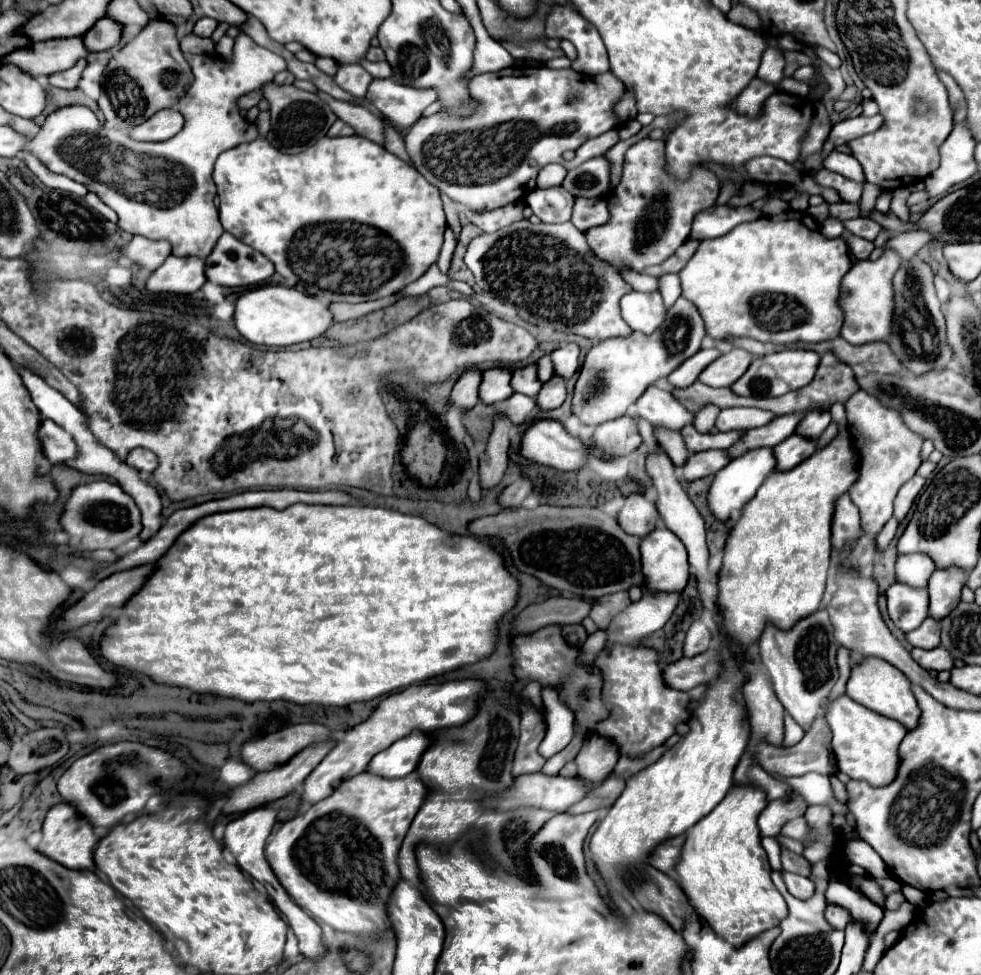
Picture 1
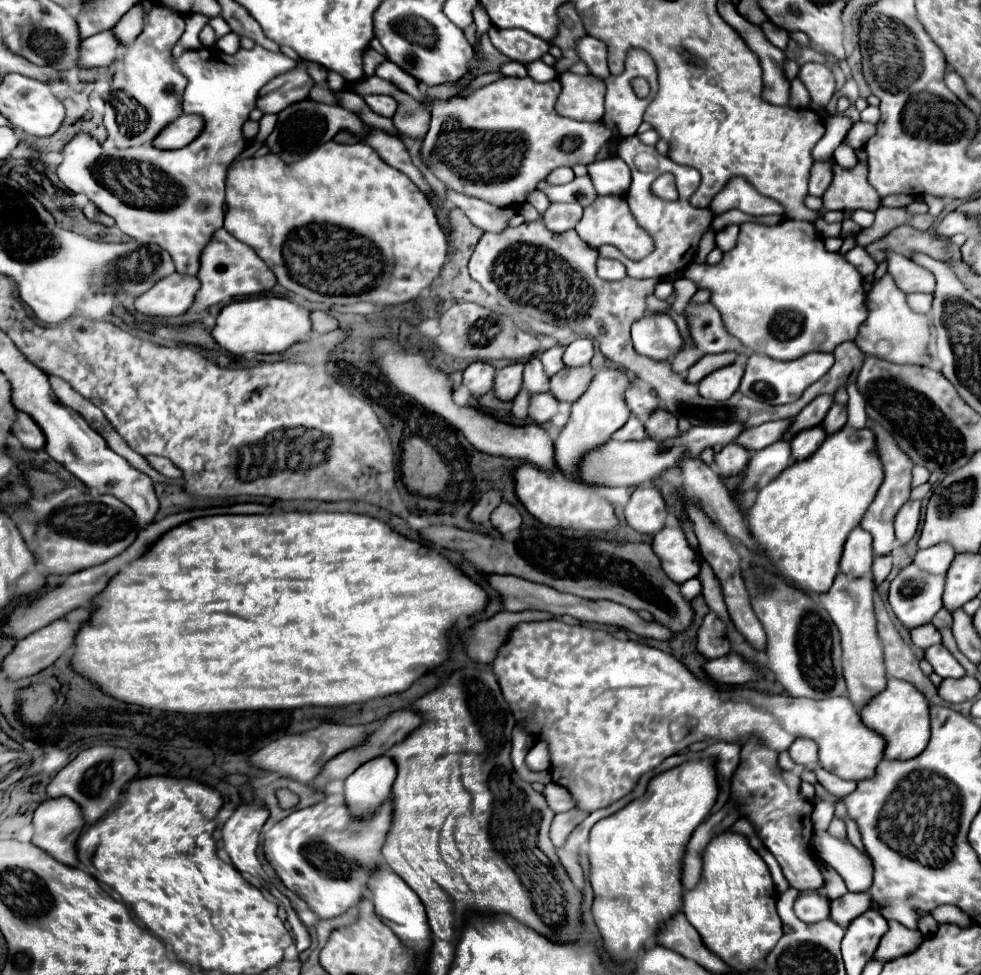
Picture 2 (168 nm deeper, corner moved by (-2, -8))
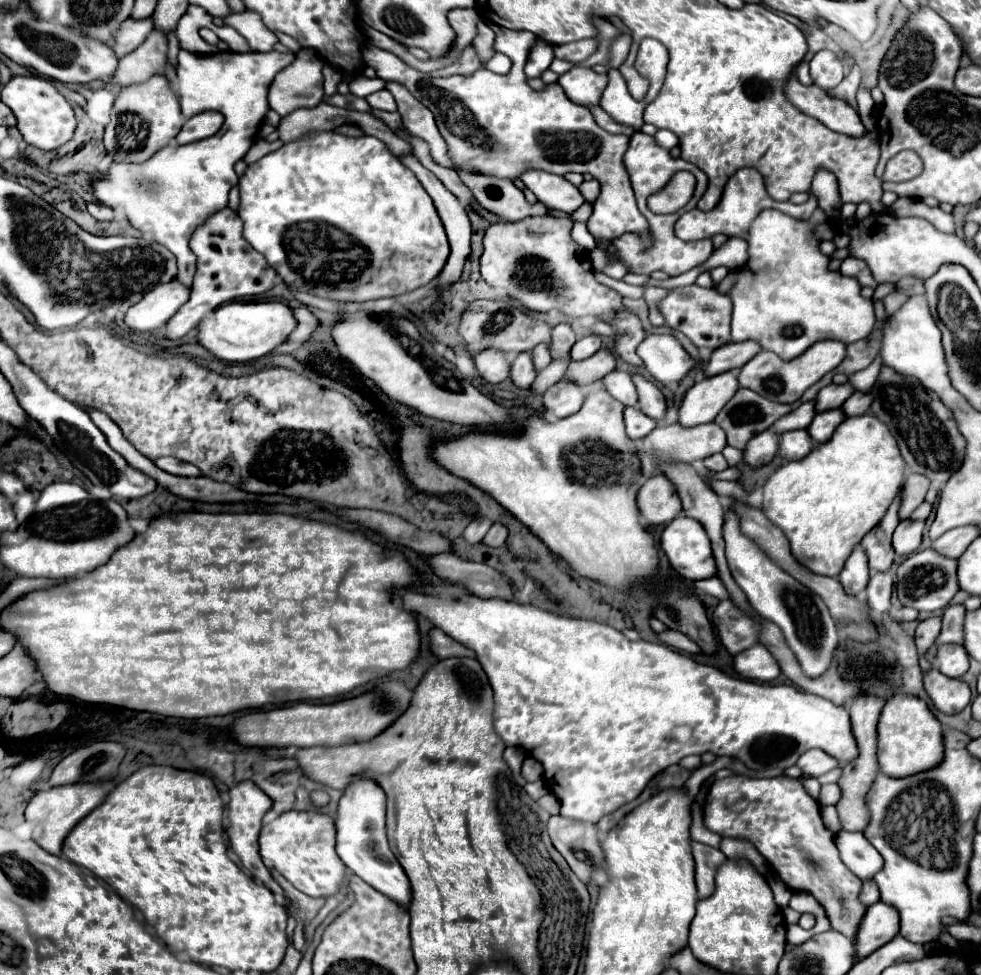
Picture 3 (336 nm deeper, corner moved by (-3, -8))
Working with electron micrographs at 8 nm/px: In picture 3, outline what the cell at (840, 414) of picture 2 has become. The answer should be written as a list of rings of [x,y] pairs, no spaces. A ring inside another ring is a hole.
[[[855,392],[841,408],[847,416],[859,416],[859,414],[865,414],[869,410],[871,402],[873,402],[871,392]]]

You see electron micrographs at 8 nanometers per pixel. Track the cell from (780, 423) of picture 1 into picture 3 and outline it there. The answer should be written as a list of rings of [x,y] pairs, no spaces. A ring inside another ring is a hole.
[[[845,382],[845,384],[841,384],[841,386],[837,386],[837,384],[825,386],[825,388],[817,394],[817,412],[831,410],[831,408],[839,408],[853,392],[855,392],[855,388],[851,386],[851,382]]]

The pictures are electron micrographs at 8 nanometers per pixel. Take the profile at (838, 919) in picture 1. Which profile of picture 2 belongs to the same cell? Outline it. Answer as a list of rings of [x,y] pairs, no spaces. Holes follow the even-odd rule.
[[[866,892],[860,894],[844,894],[836,900],[832,900],[832,908],[830,908],[830,918],[840,924],[842,928],[846,928],[856,916],[860,916],[862,912],[866,912],[870,908],[870,896]]]

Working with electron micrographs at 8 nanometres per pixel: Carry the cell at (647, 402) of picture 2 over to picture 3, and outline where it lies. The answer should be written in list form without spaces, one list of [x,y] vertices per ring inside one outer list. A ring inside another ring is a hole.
[[[613,370],[607,376],[603,376],[599,384],[603,384],[603,388],[615,400],[619,400],[621,404],[625,404],[625,406],[635,406],[637,404],[637,390],[635,390],[635,386],[631,382],[631,376],[627,372]]]

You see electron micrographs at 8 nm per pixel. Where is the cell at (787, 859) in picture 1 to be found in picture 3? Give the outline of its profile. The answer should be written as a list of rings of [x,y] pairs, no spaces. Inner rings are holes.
[[[731,776],[715,780],[705,800],[703,822],[707,830],[719,836],[753,842],[789,890],[811,894],[825,908],[831,930],[855,940],[867,912],[865,904],[857,900],[863,882],[841,864],[837,846],[833,844],[833,832],[823,824],[821,808],[817,800],[805,792],[801,780],[787,776],[763,780]]]

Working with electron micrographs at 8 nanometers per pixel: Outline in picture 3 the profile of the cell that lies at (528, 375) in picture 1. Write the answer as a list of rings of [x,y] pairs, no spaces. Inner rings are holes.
[[[539,344],[537,348],[533,348],[533,362],[537,370],[543,370],[549,362],[551,362],[551,354],[549,354],[549,346],[547,344]]]

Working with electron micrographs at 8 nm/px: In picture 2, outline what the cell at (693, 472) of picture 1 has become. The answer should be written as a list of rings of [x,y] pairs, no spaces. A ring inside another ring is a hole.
[[[728,444],[720,452],[714,454],[714,464],[720,476],[736,476],[740,474],[750,460],[750,452],[738,444]]]

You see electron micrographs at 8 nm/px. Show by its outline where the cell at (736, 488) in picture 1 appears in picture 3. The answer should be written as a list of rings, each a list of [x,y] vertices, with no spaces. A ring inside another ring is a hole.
[[[791,430],[781,434],[781,450],[785,452],[787,460],[801,460],[815,448],[815,440],[809,436],[807,430]]]

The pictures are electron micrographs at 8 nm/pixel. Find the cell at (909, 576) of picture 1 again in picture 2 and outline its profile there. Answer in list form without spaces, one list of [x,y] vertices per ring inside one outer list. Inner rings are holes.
[[[938,544],[926,550],[918,550],[914,556],[914,564],[918,568],[924,568],[924,572],[932,574],[946,574],[952,560],[954,560],[954,550],[950,544]]]

